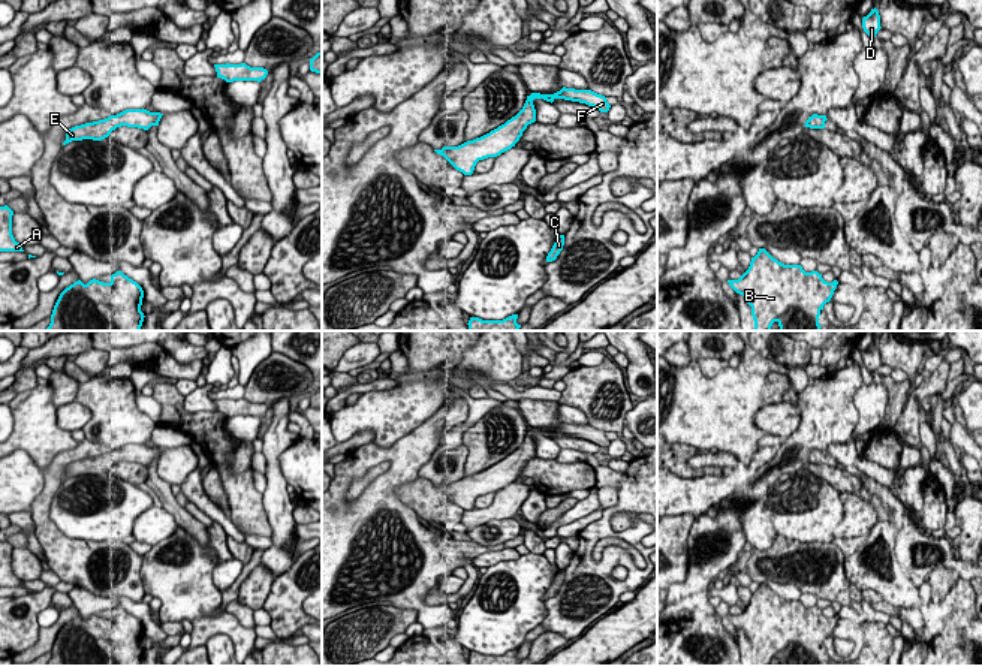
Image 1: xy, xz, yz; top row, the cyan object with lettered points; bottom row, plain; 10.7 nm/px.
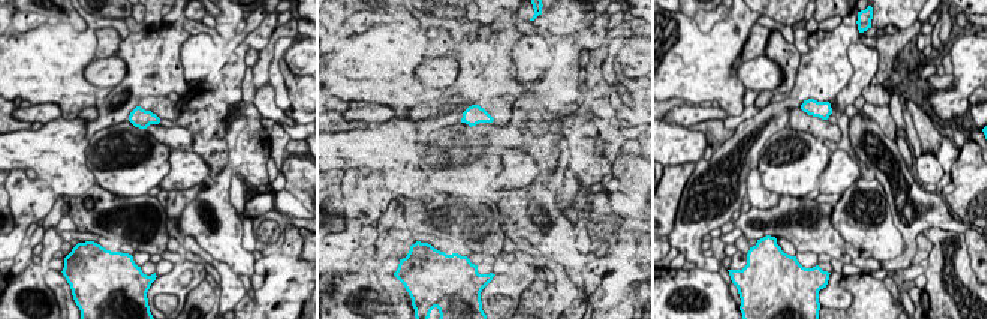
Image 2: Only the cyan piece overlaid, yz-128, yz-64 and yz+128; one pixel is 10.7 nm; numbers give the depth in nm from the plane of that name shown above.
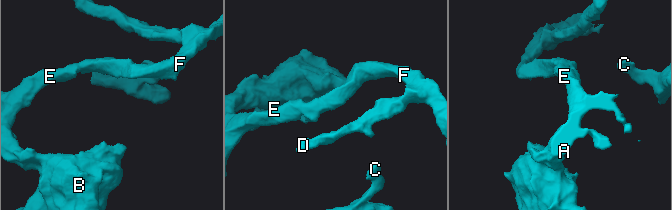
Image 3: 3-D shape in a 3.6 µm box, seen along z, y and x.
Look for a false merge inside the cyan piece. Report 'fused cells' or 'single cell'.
single cell

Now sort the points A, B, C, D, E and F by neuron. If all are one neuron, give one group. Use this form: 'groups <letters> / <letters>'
groups A B C D E F

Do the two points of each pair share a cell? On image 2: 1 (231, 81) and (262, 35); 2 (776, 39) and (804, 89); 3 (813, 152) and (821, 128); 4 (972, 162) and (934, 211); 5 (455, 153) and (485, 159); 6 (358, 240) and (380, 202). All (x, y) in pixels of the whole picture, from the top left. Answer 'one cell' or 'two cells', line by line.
1: one cell
2: two cells
3: two cells
4: two cells
5: one cell
6: one cell

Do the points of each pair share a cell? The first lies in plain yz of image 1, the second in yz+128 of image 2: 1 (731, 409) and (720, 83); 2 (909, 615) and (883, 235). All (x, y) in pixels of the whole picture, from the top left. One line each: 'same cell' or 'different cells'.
1: same cell
2: different cells

